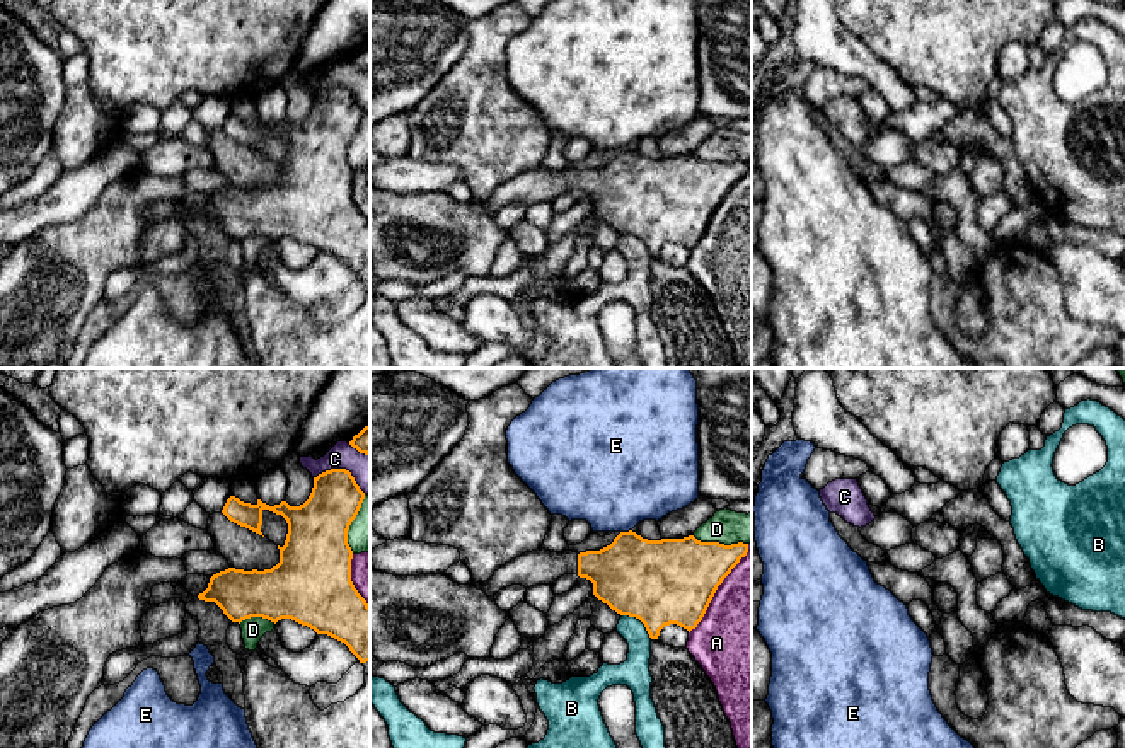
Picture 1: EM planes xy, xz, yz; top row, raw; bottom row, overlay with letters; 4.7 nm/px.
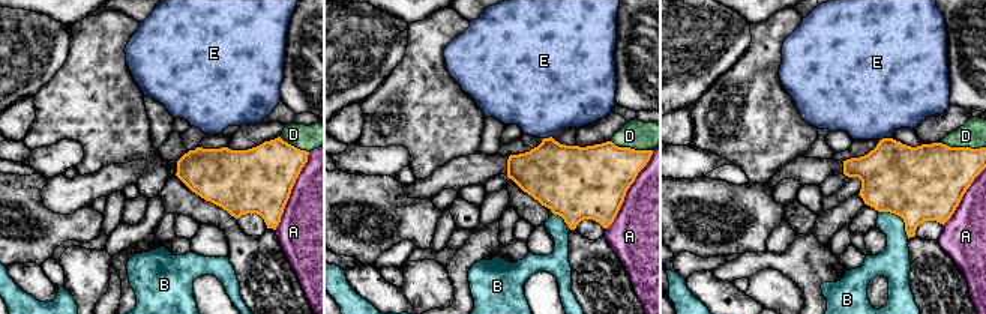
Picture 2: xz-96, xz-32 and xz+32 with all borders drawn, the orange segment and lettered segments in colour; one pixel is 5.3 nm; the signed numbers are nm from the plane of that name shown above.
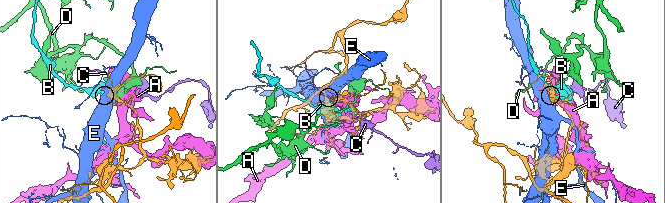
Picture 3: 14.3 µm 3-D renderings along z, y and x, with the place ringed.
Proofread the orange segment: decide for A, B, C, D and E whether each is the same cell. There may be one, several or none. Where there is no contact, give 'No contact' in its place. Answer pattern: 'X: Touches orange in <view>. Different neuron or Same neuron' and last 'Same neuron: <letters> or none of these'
A: Touches orange in xz. Different neuron
B: Touches orange in xz. Different neuron
C: Touches orange in xy. Different neuron
D: Touches orange in xz. Different neuron
E: Touches orange in xz. Different neuron
Same neuron: none of these

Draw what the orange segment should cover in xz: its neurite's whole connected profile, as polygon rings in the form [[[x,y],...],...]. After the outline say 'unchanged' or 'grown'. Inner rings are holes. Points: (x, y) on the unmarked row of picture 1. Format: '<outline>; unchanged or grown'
[[[629,148],[600,169],[525,170],[474,205],[494,215],[511,203],[530,206],[578,193],[593,201],[598,218],[620,234],[639,237],[649,256],[658,257],[670,242],[695,247],[718,205],[747,170],[743,160],[724,164],[694,153],[648,159]]]; grown

